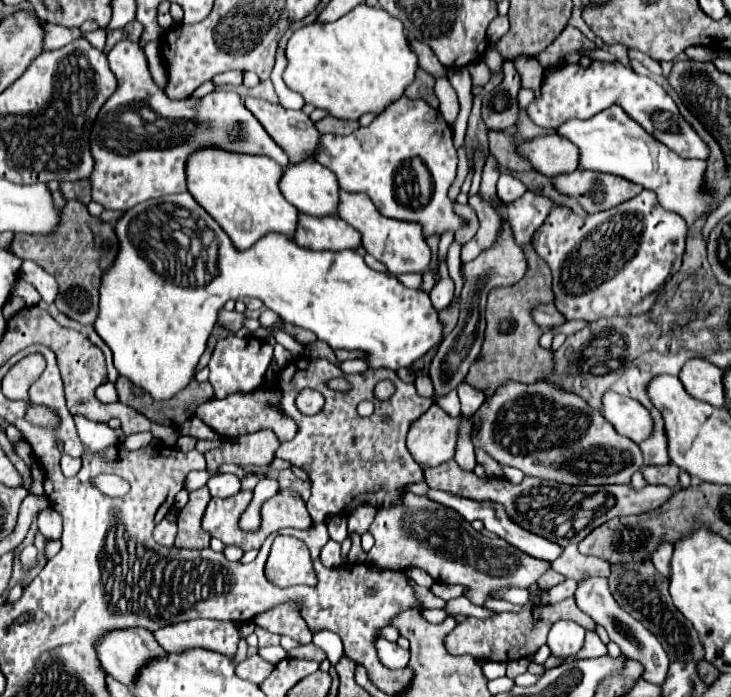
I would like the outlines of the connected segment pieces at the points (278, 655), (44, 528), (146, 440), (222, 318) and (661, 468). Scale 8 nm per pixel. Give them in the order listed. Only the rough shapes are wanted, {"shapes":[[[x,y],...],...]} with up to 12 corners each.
{"shapes":[[[263,647],[259,655],[275,665],[287,651],[279,647]],[[48,508],[39,513],[37,526],[47,539],[60,539],[62,517]],[[150,432],[128,436],[124,445],[132,451],[147,446],[154,436]],[[221,311],[219,325],[237,333],[245,315],[237,311]],[[673,463],[643,467],[651,485],[679,485],[679,467]]]}

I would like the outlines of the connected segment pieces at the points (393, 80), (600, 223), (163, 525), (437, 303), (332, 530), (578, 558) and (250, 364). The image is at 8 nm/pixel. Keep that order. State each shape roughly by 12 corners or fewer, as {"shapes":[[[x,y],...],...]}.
{"shapes":[[[357,5],[287,41],[283,79],[337,119],[415,79],[403,23]],[[655,191],[531,245],[567,321],[641,315],[679,269],[685,219]],[[163,519],[153,537],[159,545],[173,547],[177,525]],[[445,259],[439,267],[441,281],[429,293],[437,311],[445,309],[455,291]],[[334,515],[325,524],[331,539],[347,538],[347,515]],[[565,547],[551,567],[577,581],[583,575],[609,577],[609,563]],[[227,337],[209,361],[215,397],[251,393],[273,359],[265,339]]]}

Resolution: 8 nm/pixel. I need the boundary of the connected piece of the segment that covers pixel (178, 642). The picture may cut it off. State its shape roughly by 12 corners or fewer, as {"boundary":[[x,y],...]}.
{"boundary":[[193,619],[153,631],[165,651],[207,647],[233,659],[231,621]]}

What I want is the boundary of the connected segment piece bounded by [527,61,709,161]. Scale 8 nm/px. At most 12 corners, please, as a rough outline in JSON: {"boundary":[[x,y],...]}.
{"boundary":[[619,61],[561,65],[527,105],[535,125],[619,105],[677,155],[707,159],[665,89]]}

